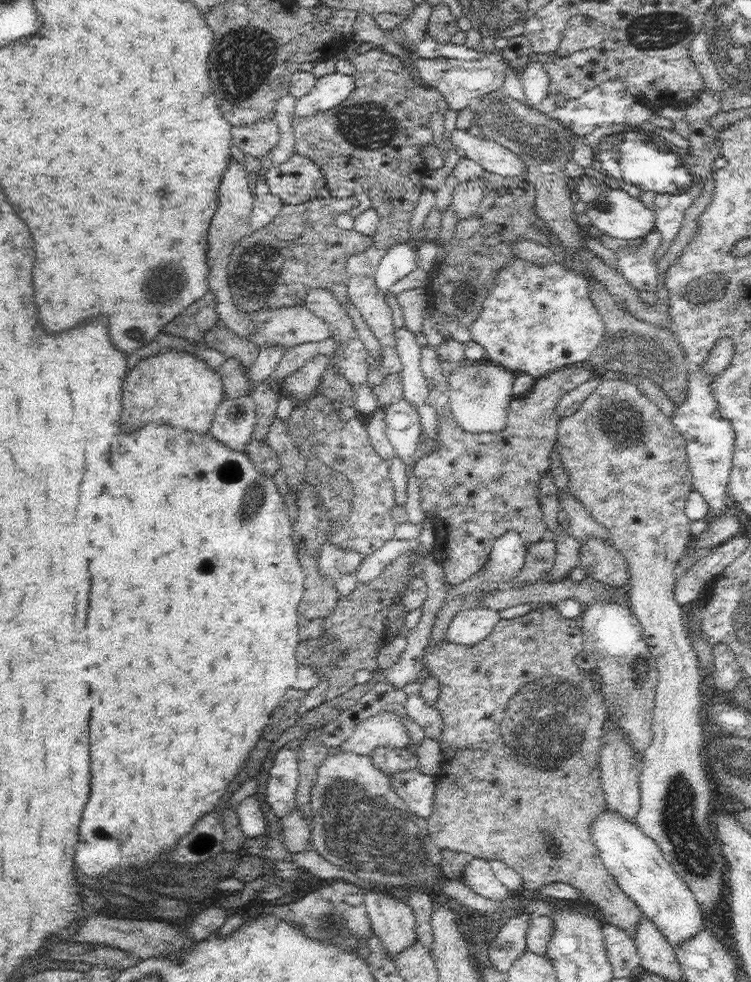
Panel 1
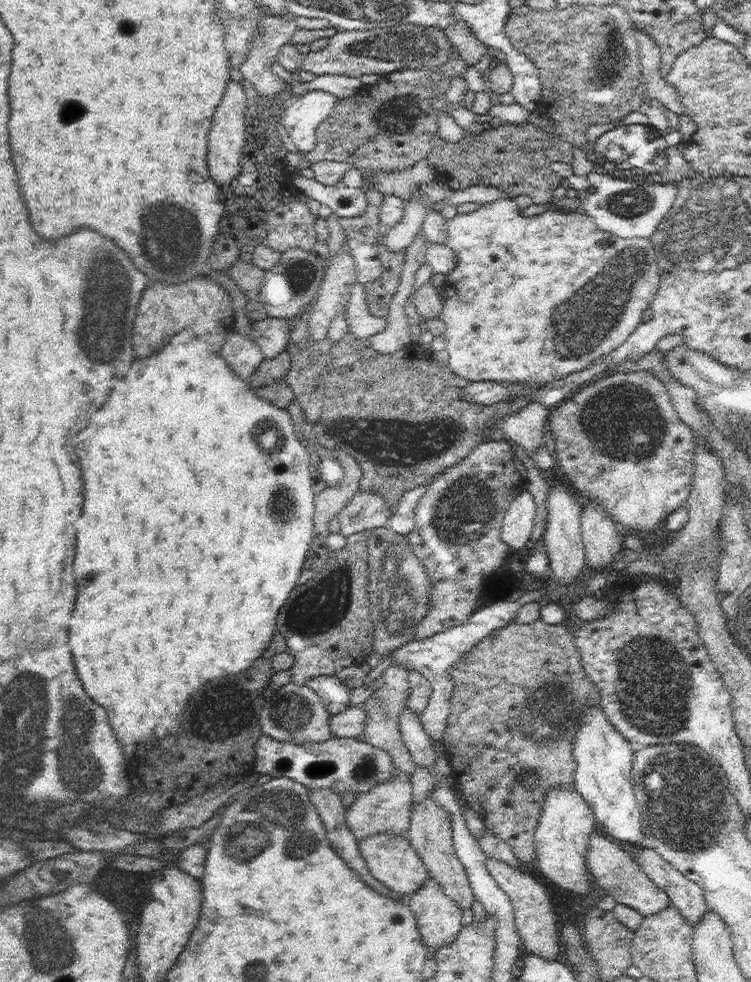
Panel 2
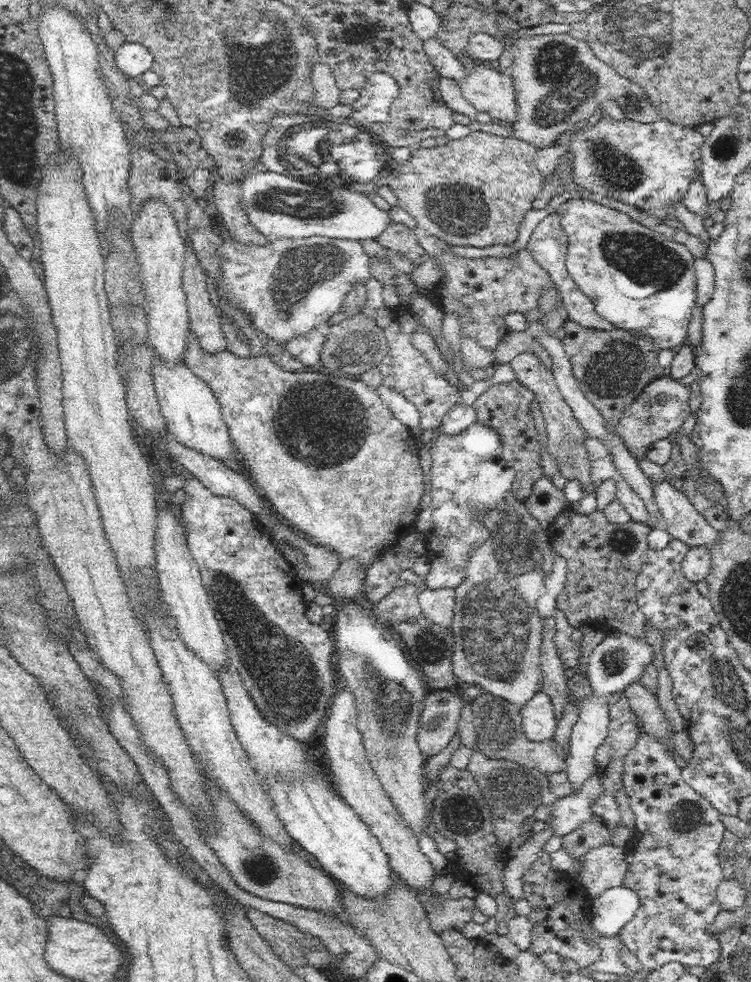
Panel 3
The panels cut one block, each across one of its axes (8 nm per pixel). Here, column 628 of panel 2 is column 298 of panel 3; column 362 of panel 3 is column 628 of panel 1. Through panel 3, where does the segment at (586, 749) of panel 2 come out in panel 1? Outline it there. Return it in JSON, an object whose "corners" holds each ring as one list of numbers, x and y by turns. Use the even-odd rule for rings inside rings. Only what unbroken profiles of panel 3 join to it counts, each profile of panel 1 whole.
{"corners":[[607,809,592,823,591,835,606,870,673,947,680,946,704,929,704,914,690,887,664,858,654,840,648,838,635,823]]}

